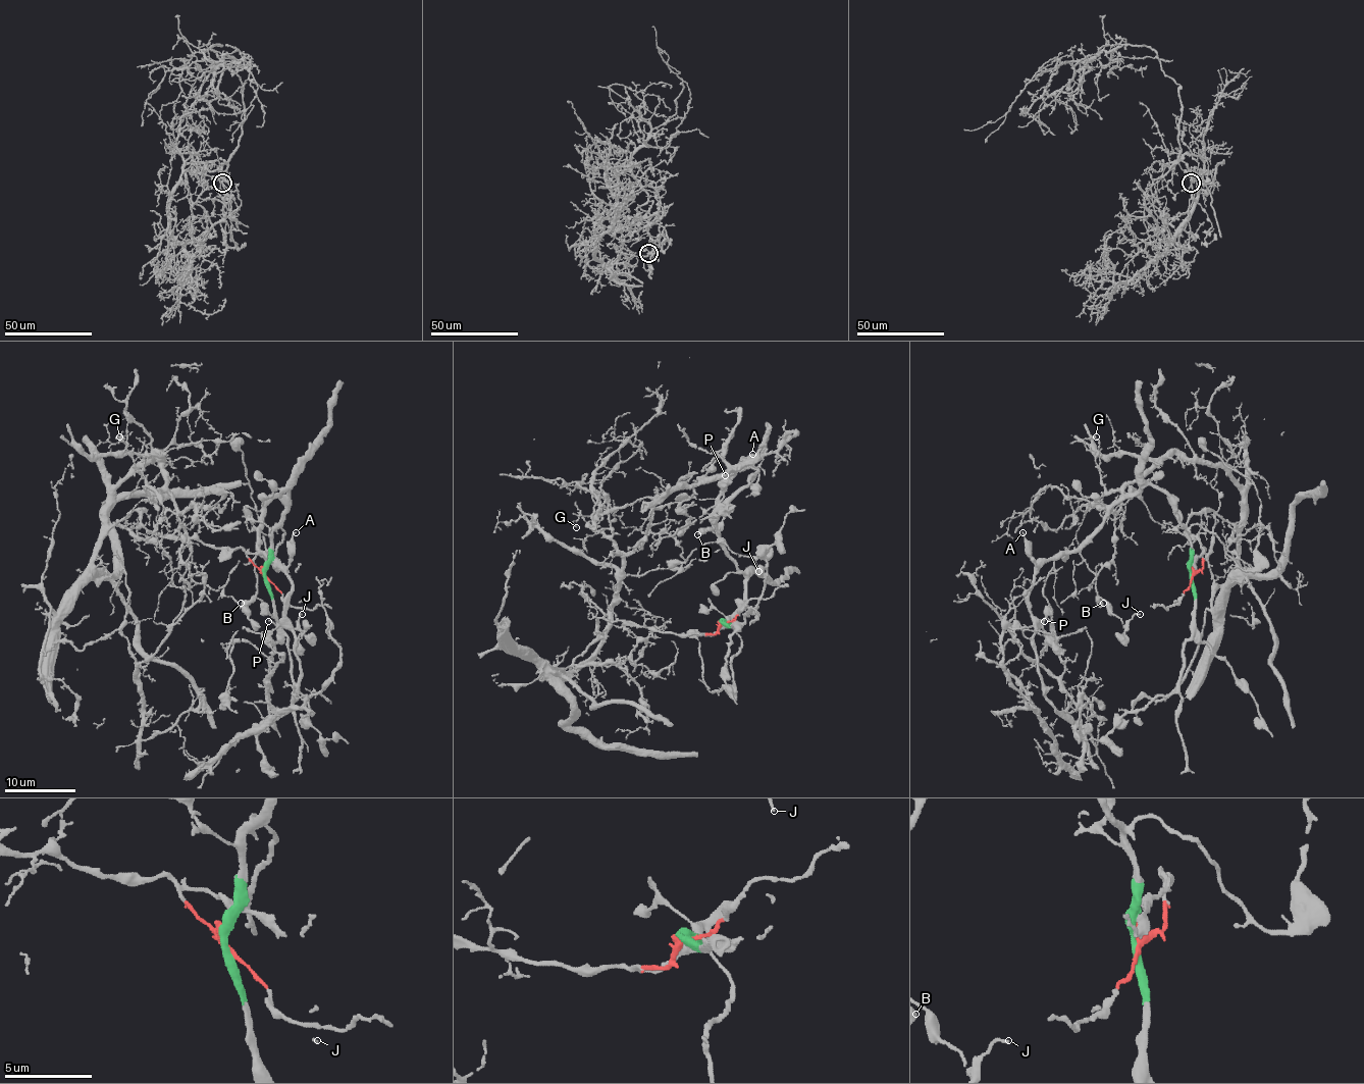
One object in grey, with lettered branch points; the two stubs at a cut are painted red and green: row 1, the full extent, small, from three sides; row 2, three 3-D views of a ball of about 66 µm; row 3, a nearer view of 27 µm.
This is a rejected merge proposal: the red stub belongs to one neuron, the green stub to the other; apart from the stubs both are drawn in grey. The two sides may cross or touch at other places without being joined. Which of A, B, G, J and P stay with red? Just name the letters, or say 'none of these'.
G

